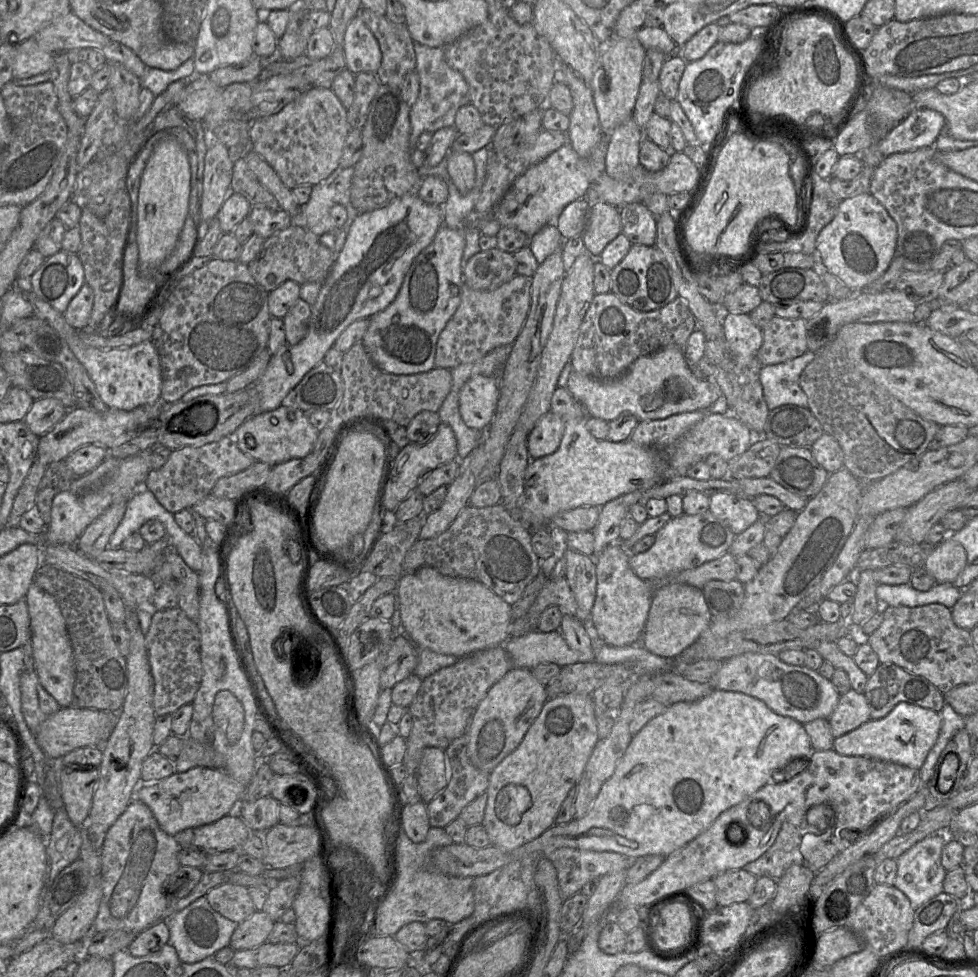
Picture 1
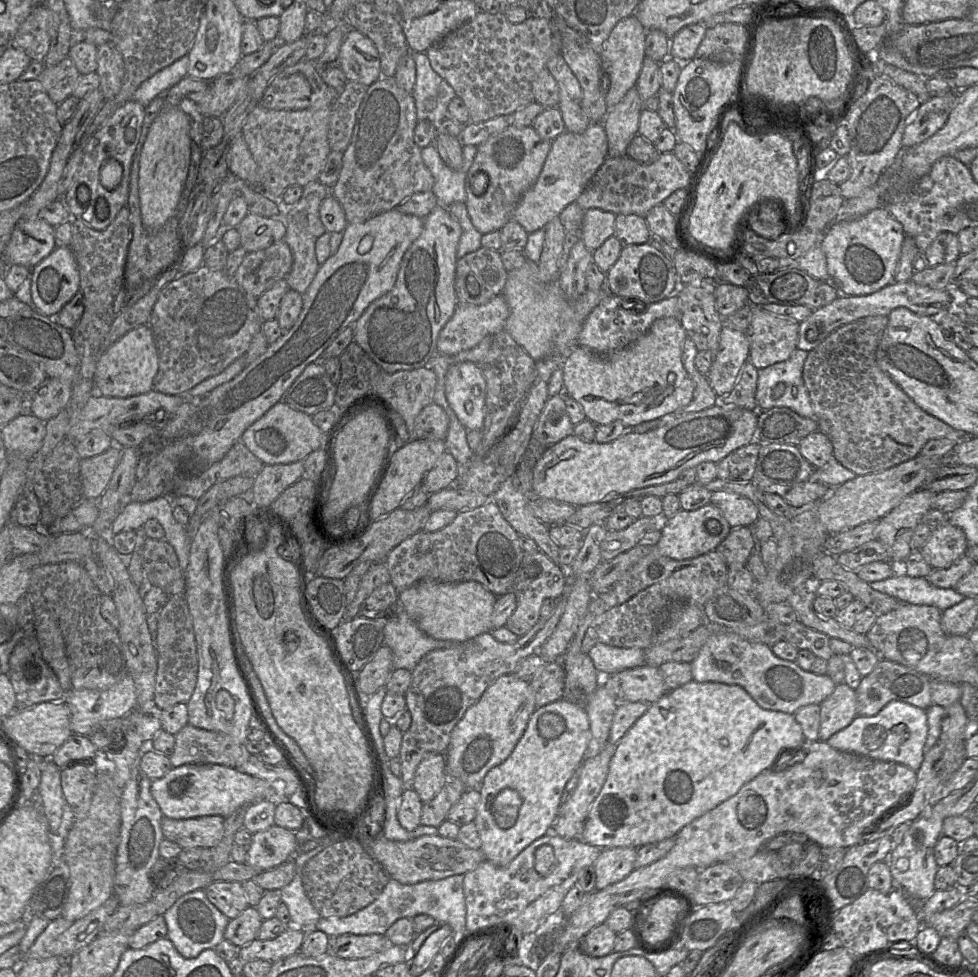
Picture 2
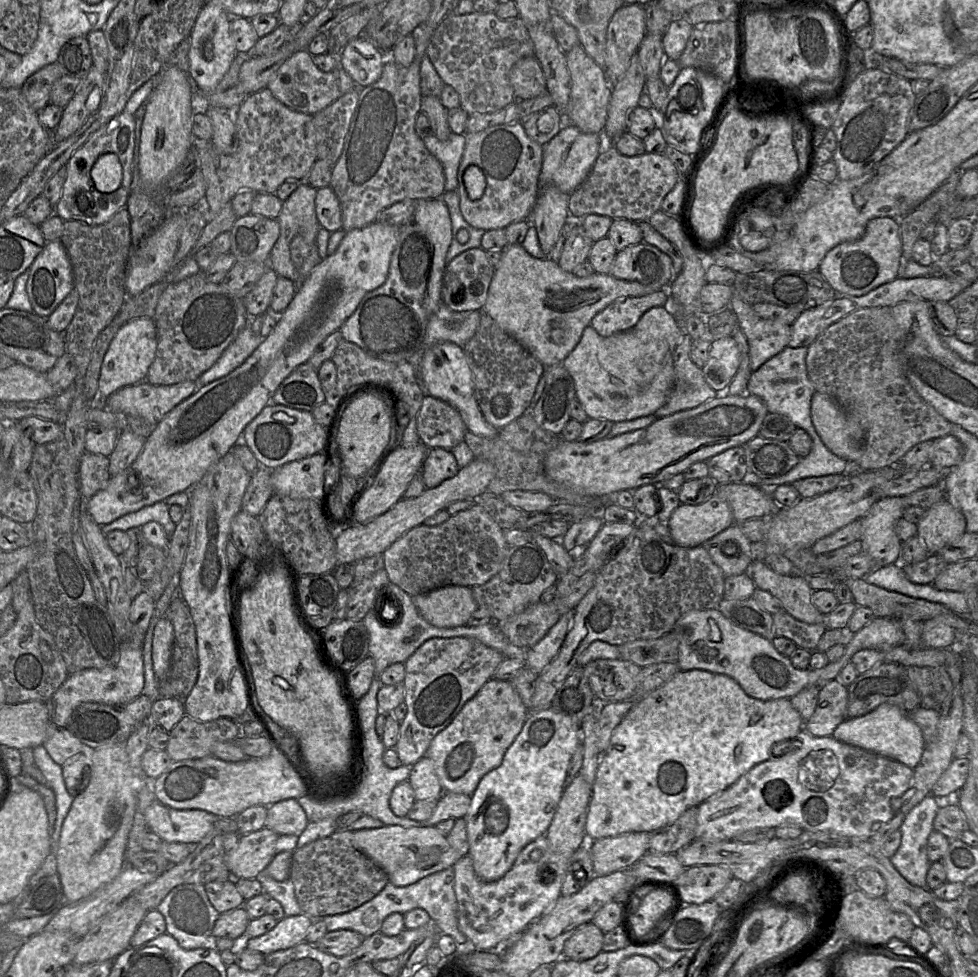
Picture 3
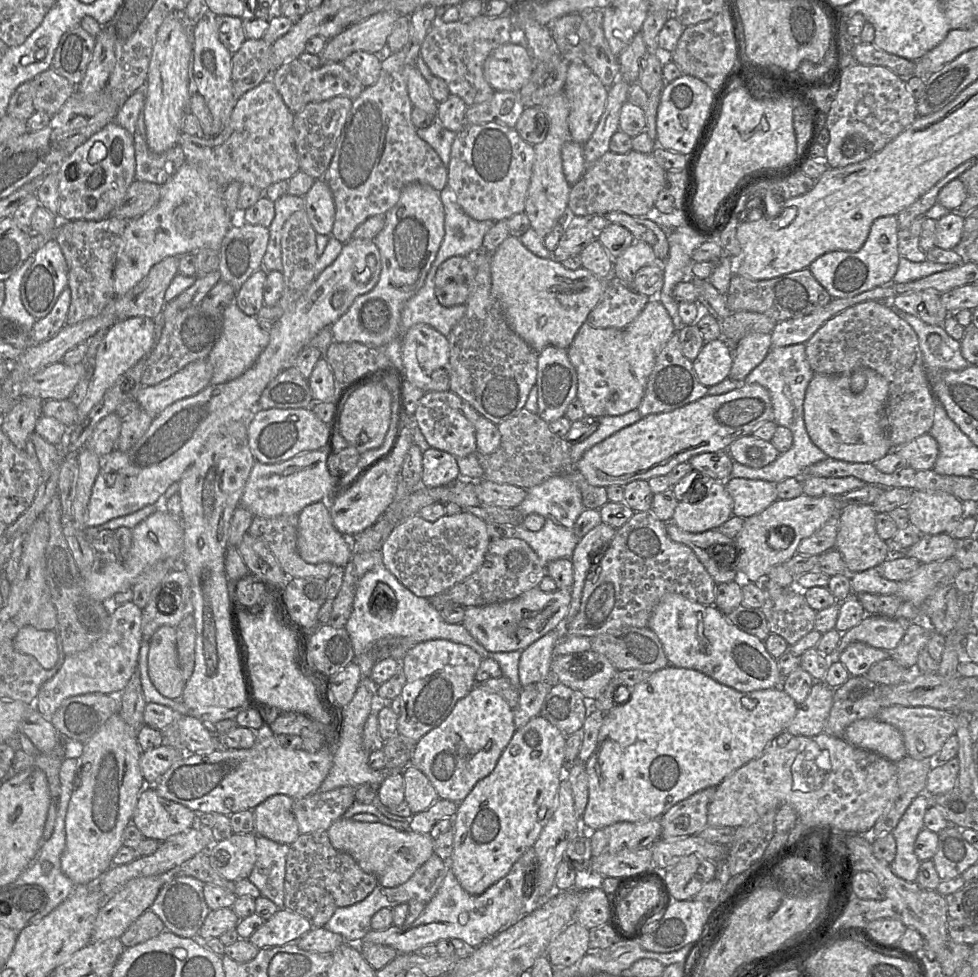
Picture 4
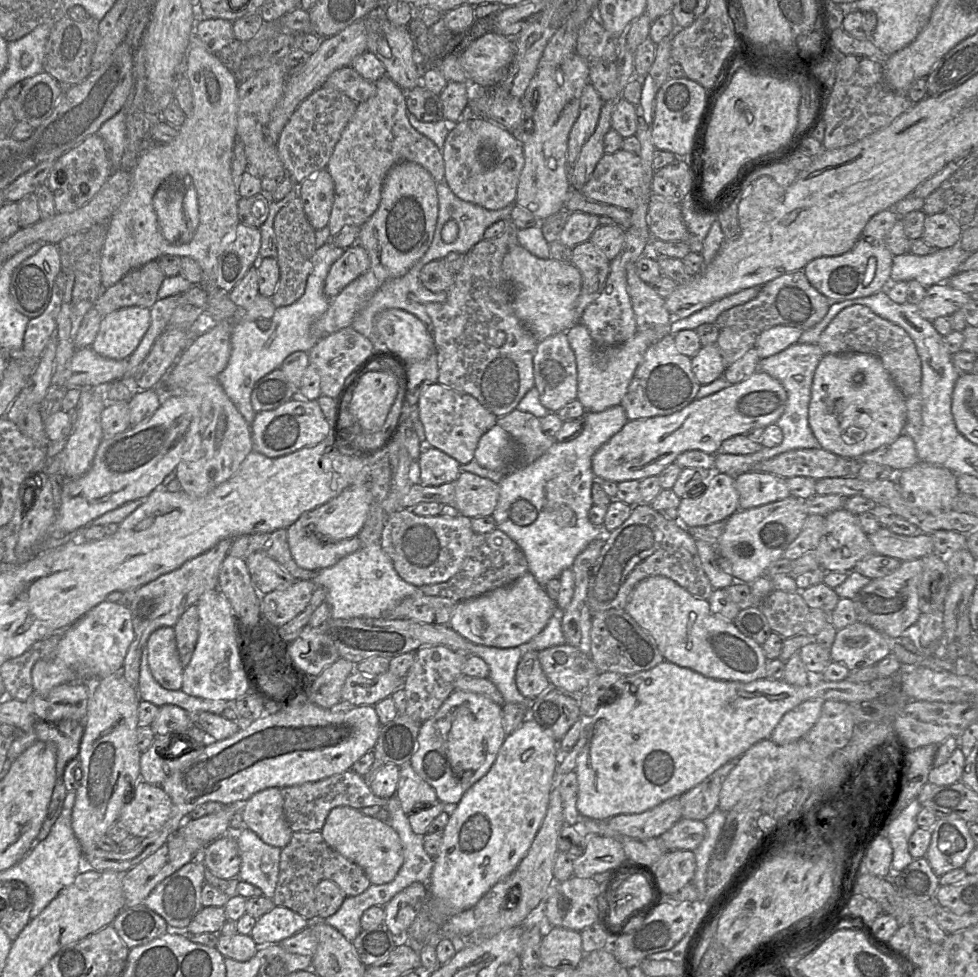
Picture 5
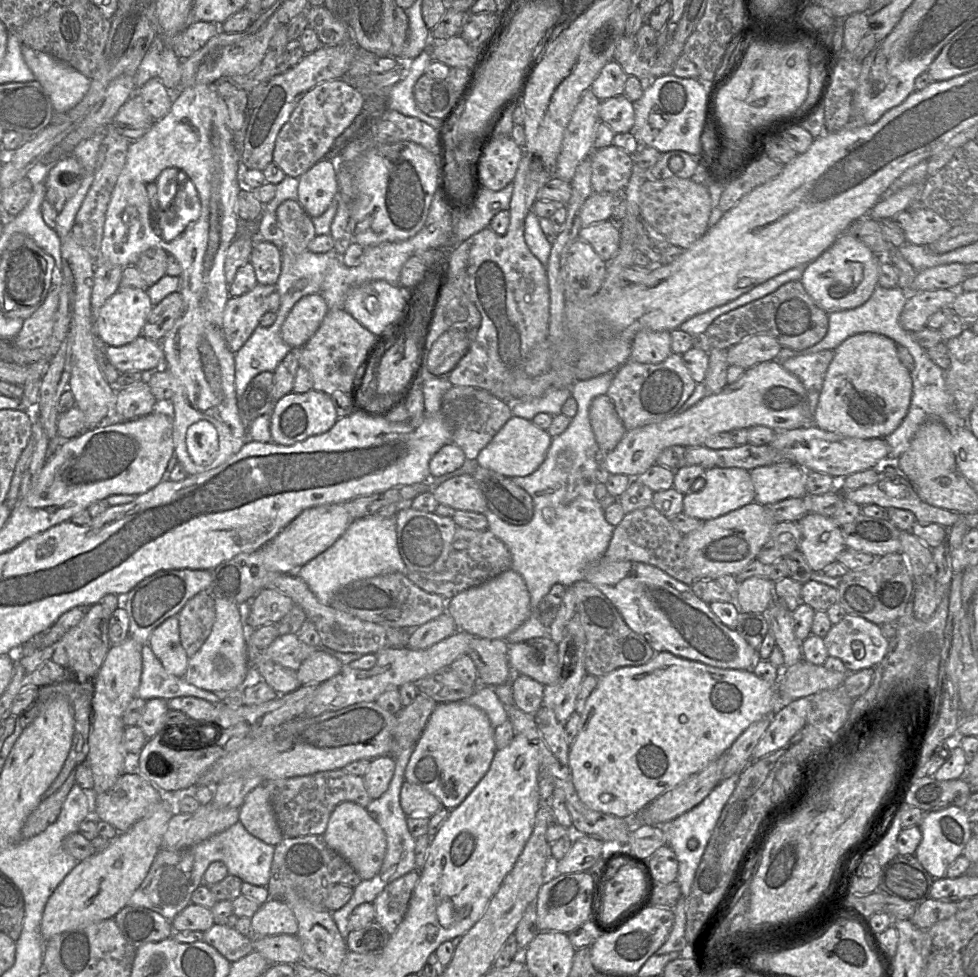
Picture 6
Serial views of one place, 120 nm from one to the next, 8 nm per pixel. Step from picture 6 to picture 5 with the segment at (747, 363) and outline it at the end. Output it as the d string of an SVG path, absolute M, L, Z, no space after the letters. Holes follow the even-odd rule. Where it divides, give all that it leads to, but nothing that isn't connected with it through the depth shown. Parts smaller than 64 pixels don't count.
M778 325L758 335L754 348L760 359L775 355L799 341L803 331L800 329Z

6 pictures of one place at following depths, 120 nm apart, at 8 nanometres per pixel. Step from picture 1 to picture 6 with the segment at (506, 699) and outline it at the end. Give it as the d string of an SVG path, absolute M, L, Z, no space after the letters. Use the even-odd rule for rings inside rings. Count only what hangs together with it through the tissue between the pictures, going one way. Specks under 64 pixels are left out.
M466 701L438 703L412 752L405 781L435 795L448 810L458 807L488 772L497 747L488 715Z

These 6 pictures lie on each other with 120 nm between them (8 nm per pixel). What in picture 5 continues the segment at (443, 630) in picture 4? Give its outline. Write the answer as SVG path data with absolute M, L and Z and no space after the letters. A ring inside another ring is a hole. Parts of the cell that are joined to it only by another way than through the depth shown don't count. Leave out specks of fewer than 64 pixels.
M380 543L361 547L333 566L319 570L313 581L317 586L325 588L325 602L330 605L331 617L334 619L388 617L404 598L424 594L418 586L399 576ZM467 641L468 655L481 657L489 665L489 679L502 694L505 703L516 703L529 710L533 700L524 697L516 684L516 670L522 657L519 647L496 648Z

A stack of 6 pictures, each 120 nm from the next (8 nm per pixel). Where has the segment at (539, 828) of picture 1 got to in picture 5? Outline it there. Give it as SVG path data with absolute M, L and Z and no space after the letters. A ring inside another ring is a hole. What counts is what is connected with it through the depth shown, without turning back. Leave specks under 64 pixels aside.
M529 716L516 730L507 735L489 772L466 791L466 793L463 795L462 799L456 806L450 808L451 816L448 824L443 831L443 841L440 852L434 858L434 867L427 882L429 896L432 901L435 902L435 906L445 907L450 914L457 914L466 909L469 909L473 907L482 898L482 896L491 889L492 886L494 886L501 879L510 875L516 869L520 861L528 852L546 815L550 790L556 776L557 752L558 742L534 719L529 718Z

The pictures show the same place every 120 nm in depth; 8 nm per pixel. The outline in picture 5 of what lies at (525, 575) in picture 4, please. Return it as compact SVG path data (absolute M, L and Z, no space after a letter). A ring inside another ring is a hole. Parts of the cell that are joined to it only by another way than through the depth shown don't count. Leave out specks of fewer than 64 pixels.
M496 528L489 533L474 533L461 568L452 578L446 582L423 585L419 588L425 595L460 602L509 585L527 572L529 572L528 562L520 546L506 533Z

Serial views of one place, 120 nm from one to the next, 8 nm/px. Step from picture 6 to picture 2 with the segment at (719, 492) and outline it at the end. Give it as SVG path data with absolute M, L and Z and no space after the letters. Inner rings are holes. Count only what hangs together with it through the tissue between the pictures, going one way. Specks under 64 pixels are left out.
M710 502L694 511L680 509L674 516L666 519L659 542L653 547L659 554L674 560L691 559L714 551L731 529L719 508Z

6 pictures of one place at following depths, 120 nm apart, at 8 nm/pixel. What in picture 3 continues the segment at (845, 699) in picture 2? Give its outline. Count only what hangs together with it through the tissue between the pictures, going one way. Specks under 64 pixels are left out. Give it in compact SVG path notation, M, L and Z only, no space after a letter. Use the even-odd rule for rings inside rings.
M836 678L825 683L811 718L803 729L813 736L832 736L836 727L847 719L848 690Z

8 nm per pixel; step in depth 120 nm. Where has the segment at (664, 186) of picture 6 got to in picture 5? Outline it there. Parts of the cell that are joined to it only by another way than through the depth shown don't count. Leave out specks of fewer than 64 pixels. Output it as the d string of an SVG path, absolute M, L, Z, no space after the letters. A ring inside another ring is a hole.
M651 194L646 215L651 235L666 242L684 242L689 245L690 251L702 253L703 241L689 232L680 204L661 195Z

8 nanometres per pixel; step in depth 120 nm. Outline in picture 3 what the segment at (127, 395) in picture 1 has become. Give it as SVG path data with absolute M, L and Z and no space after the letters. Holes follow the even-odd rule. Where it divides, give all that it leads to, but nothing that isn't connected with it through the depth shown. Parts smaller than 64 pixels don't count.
M136 318L124 324L111 341L103 358L97 391L90 400L92 408L104 408L105 400L119 389L145 381L156 349L157 333L152 318Z

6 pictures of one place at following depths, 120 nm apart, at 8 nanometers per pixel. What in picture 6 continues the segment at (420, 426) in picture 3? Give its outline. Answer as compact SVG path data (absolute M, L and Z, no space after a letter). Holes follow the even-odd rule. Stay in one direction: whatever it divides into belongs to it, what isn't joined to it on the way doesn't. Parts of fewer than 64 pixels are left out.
M433 378L423 381L421 389L424 396L424 413L442 412L449 427L450 442L458 446L468 460L475 460L480 450L512 416L511 405L482 388L455 386L447 379Z

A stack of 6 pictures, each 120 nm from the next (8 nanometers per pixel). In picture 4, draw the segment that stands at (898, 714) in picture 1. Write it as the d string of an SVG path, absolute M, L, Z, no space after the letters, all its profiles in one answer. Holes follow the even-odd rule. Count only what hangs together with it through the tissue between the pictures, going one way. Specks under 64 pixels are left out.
M876 717L852 722L845 728L842 738L855 747L875 752L894 763L907 755L902 734Z

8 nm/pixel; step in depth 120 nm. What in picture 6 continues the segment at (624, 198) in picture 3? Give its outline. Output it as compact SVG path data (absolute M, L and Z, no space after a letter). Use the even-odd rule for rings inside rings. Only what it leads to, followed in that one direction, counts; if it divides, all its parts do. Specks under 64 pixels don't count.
M610 145L608 147L594 150L591 154L591 185L593 192L601 194L622 194L624 198L624 190L629 182L632 174L633 166L633 156L626 153L623 149L616 147L615 145Z

